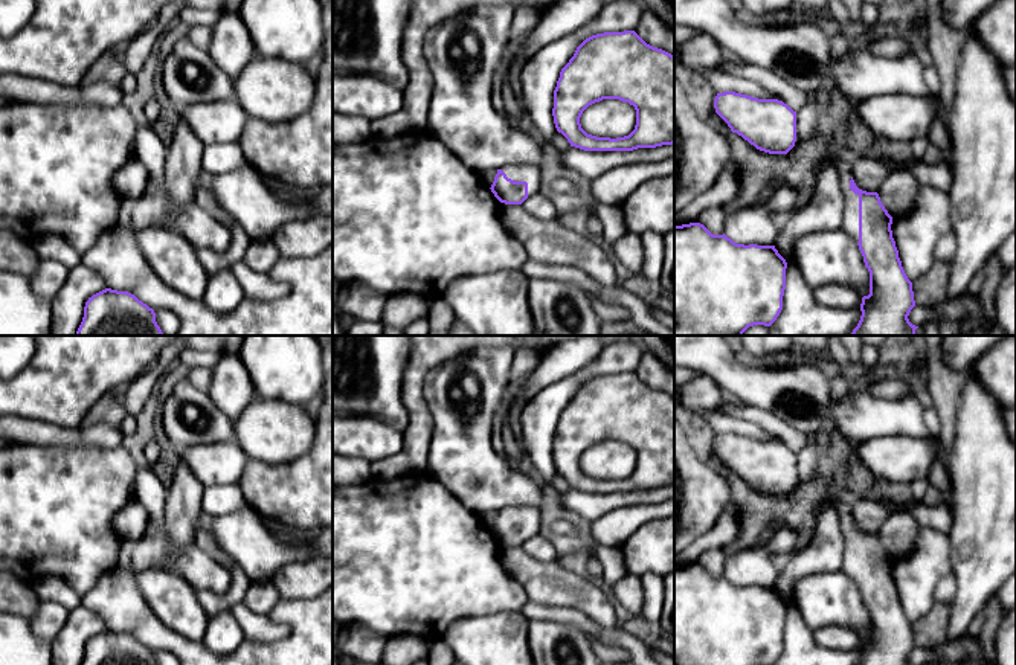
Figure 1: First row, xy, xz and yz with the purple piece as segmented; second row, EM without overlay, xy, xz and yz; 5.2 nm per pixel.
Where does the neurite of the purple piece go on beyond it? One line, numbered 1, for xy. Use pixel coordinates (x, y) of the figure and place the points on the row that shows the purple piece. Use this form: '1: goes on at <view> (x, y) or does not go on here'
1: does not go on here

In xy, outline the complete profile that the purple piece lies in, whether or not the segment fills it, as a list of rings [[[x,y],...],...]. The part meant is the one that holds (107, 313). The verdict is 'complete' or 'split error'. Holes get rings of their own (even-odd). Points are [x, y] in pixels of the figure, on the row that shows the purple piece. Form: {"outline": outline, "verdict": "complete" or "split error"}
{"outline": [[[105,288],[85,302],[75,336],[163,336],[156,313],[128,291]]], "verdict": "complete"}

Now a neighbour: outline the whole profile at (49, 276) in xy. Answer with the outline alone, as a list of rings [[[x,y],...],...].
[[[41,259],[35,271],[29,276],[31,287],[38,296],[52,302],[64,285],[69,270],[56,261]]]

